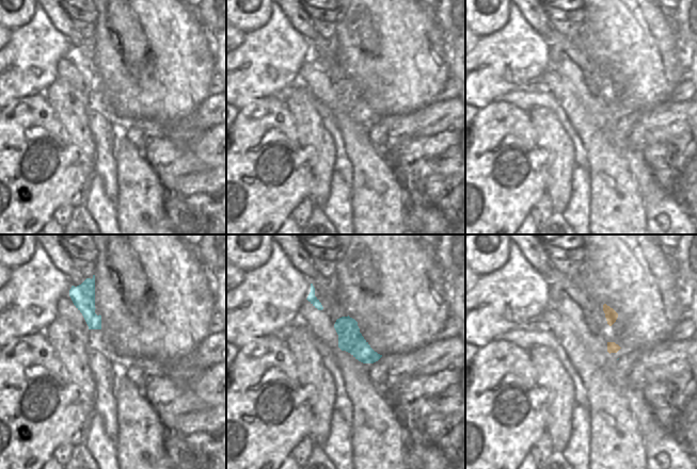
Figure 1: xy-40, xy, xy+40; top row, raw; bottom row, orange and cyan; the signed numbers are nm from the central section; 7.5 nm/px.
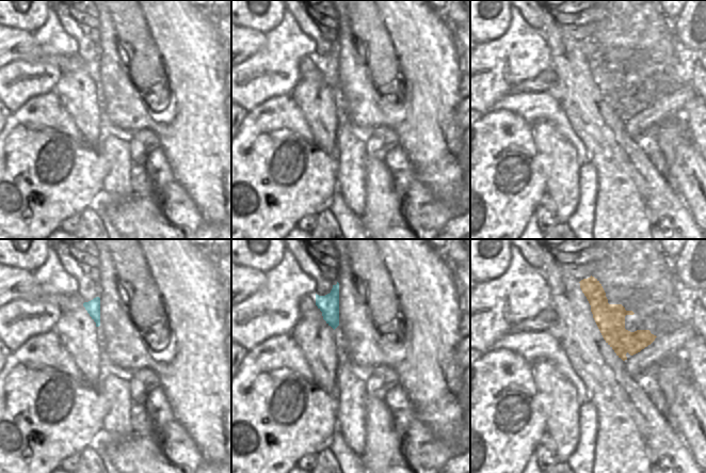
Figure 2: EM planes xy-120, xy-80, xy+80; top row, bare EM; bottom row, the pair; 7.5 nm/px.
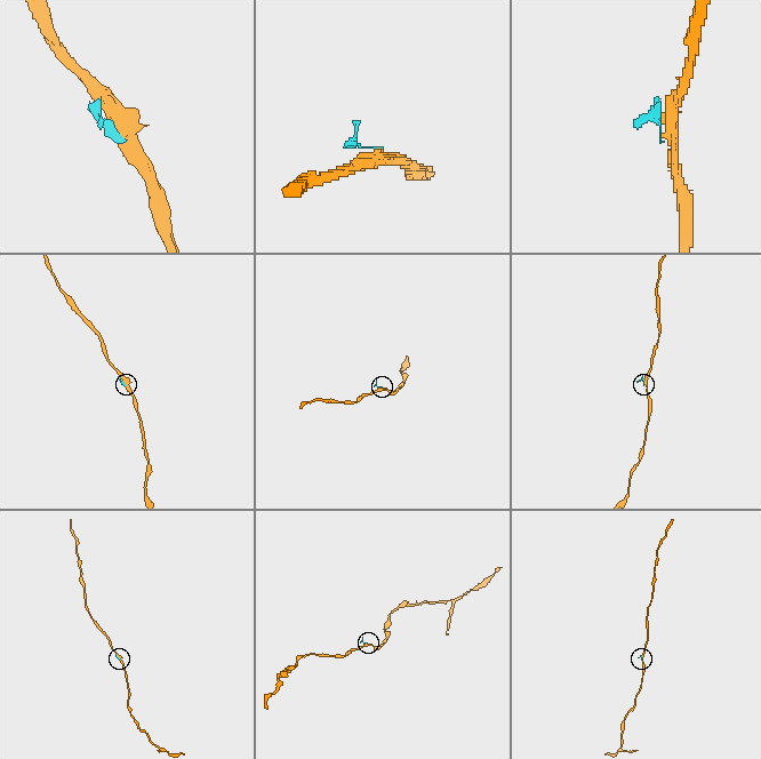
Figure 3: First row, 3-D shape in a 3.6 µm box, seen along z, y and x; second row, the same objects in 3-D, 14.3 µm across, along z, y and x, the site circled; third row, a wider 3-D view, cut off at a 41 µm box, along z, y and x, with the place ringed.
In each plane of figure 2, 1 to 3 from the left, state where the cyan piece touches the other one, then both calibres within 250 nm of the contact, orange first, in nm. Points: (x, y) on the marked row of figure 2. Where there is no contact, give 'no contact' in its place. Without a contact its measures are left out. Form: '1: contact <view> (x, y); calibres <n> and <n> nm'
1: no contact
2: no contact
3: no contact

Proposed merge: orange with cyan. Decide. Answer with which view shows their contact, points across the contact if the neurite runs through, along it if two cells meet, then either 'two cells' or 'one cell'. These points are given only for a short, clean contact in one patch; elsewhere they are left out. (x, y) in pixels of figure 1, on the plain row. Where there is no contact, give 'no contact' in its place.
no contact; two cells

